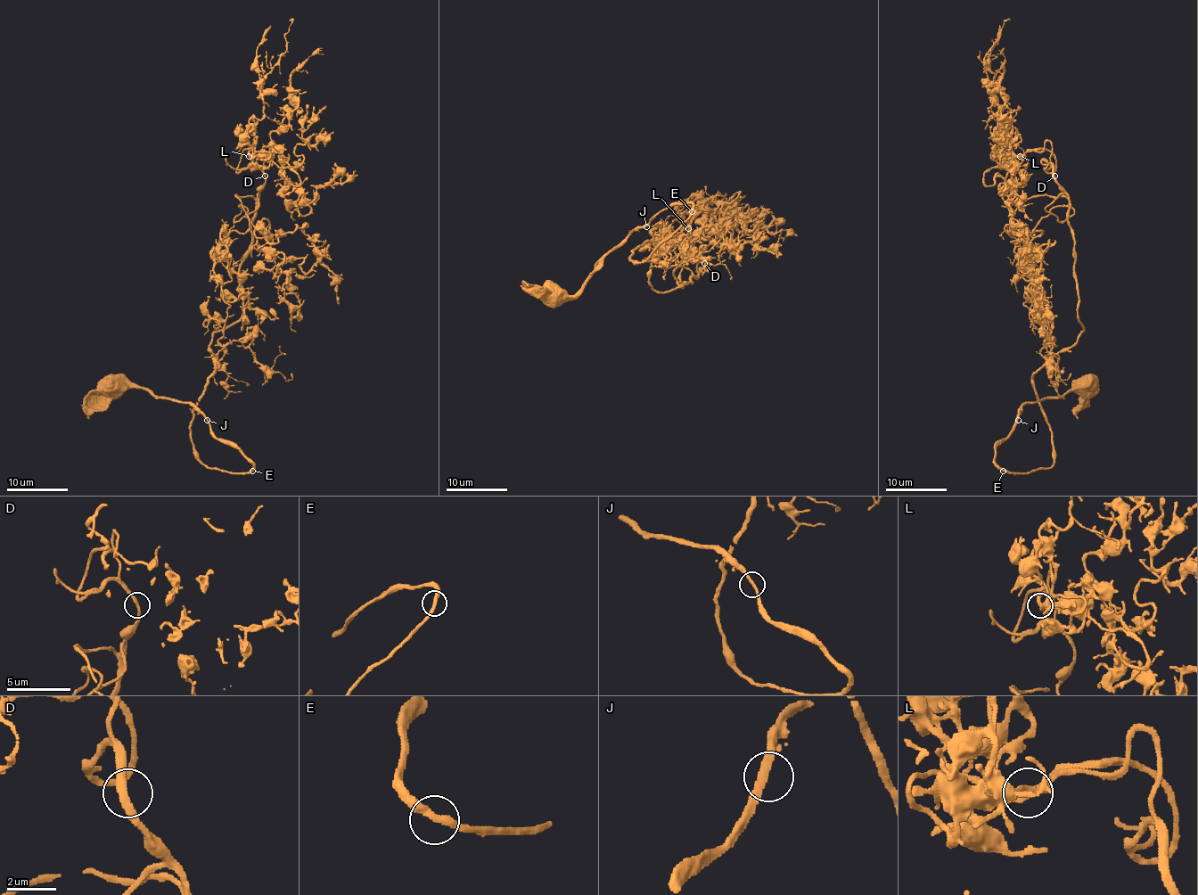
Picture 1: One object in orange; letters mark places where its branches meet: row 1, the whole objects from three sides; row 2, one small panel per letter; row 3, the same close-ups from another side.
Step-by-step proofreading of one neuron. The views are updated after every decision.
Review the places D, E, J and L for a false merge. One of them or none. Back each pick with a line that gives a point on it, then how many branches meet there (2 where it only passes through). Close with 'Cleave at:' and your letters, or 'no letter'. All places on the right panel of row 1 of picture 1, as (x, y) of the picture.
Cleave at: no letter

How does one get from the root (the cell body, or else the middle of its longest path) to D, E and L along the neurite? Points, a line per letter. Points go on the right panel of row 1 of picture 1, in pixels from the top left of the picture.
D: (1087, 385), (1027, 402), (995, 463), (1010, 472), (1053, 464), (1033, 374), (1083, 332), (1070, 198), (1054, 176)
E: (1087, 385), (1093, 390), (1076, 387), (1022, 406), (1013, 430), (995, 449), (995, 463), (1003, 471)
L: (1087, 385), (1027, 402), (995, 463), (1053, 464), (1033, 374), (1083, 332), (1051, 143), (1020, 156)

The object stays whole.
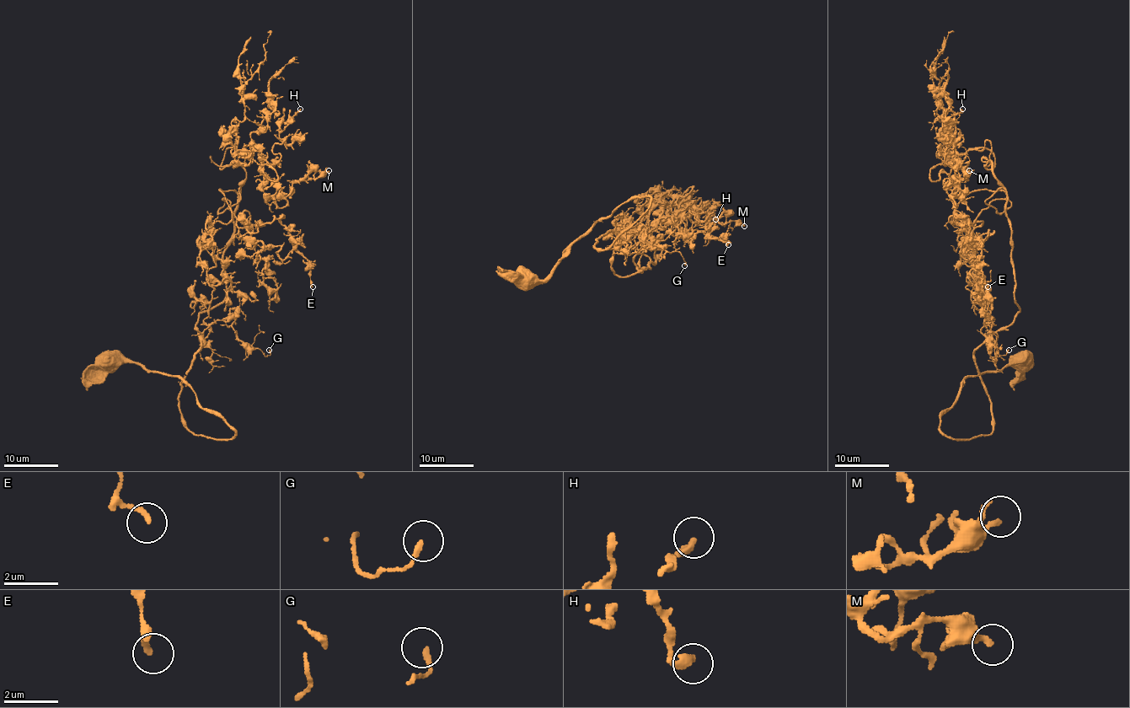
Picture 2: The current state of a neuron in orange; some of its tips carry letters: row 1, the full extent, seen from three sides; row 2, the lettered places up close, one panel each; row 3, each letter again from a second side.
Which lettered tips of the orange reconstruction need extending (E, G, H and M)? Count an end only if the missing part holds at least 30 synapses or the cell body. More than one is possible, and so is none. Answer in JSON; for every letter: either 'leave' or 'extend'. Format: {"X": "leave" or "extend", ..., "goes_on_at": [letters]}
{"E": "leave", "G": "leave", "H": "leave", "M": "leave", "goes_on_at": []}

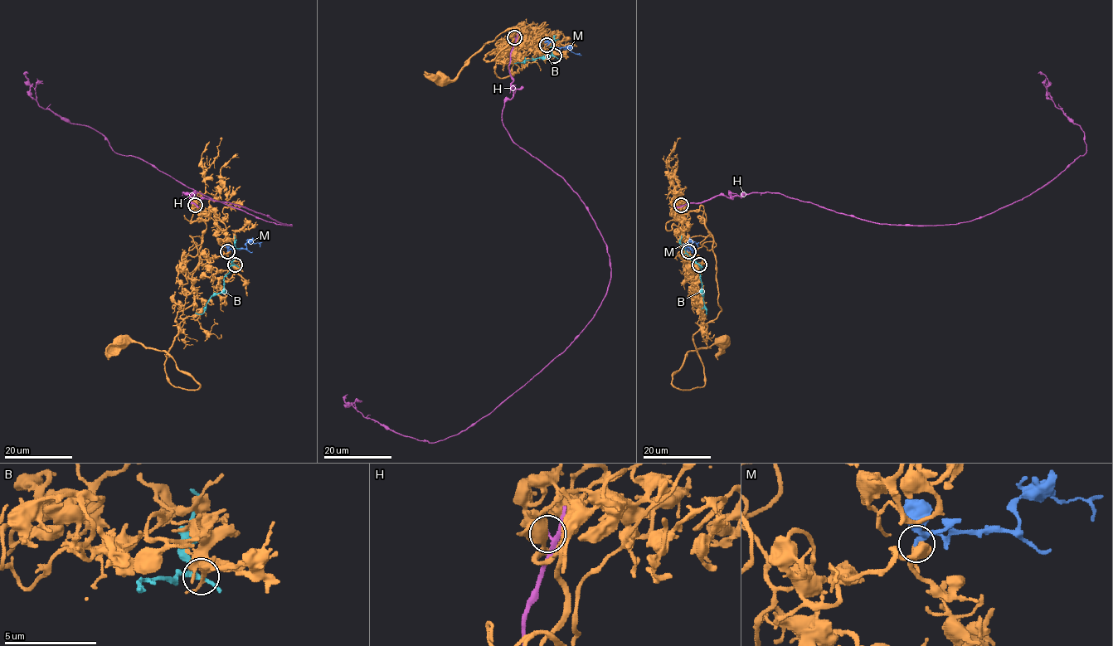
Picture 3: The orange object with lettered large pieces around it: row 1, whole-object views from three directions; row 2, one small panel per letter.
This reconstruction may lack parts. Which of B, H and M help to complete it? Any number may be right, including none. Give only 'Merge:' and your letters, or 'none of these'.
Merge: M

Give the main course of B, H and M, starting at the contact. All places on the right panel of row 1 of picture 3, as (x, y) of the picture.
B: (699, 265), (707, 313)
H: (682, 205), (769, 191), (881, 224), (980, 219), (1086, 152), (1084, 133), (1046, 96), (1048, 80), (1037, 73)
M: (688, 250), (686, 249), (691, 249), (692, 242), (697, 242), (697, 246)

